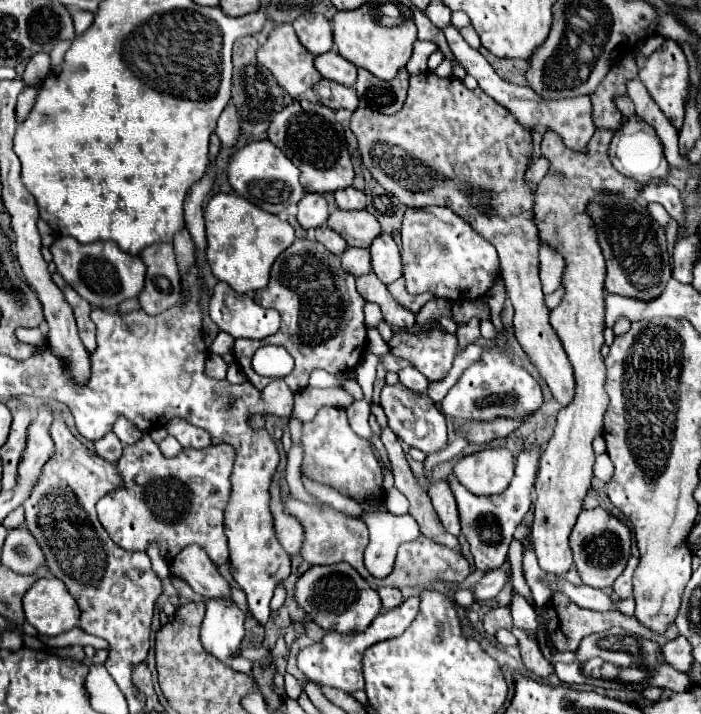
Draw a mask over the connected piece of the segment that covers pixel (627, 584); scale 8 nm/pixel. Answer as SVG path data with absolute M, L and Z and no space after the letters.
M630 556L628 564L626 564L626 570L618 576L618 580L612 586L612 590L618 594L620 600L626 600L626 598L632 596L632 574L634 574L636 566L638 566L638 558Z

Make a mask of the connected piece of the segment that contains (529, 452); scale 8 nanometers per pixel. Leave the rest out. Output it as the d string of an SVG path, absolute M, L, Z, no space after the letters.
M528 446L524 448L518 458L516 458L516 474L506 492L496 494L496 496L476 496L468 492L454 476L448 476L448 484L452 488L452 494L458 504L458 514L460 514L460 526L462 534L470 542L470 552L474 556L474 564L478 570L488 572L494 568L500 568L506 558L508 558L508 546L512 542L512 534L520 520L526 516L532 504L532 492L534 492L534 480L538 474L538 460L540 460L540 448L538 446Z

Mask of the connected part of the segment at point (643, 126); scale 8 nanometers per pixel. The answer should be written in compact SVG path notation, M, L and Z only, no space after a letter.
M630 116L626 120L626 124L616 132L616 136L610 144L610 160L620 174L630 176L638 182L648 182L652 178L666 178L666 174L668 174L668 162L664 158L662 142L658 140L654 128L638 116Z

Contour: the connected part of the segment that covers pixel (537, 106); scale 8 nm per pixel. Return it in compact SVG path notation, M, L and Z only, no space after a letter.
M446 28L444 30L444 36L448 40L448 46L454 54L454 58L463 66L466 70L466 74L474 76L480 88L490 94L498 104L510 108L510 112L526 126L526 128L534 128L536 124L540 126L546 126L546 128L552 128L556 134L560 134L564 138L564 144L572 150L584 150L590 136L594 134L594 122L592 122L592 104L590 104L590 96L578 96L578 98L560 98L560 100L542 100L536 92L530 90L530 86L516 86L516 84L510 84L506 80L502 80L494 68L486 62L486 58L470 48L464 38L458 34L456 28Z

